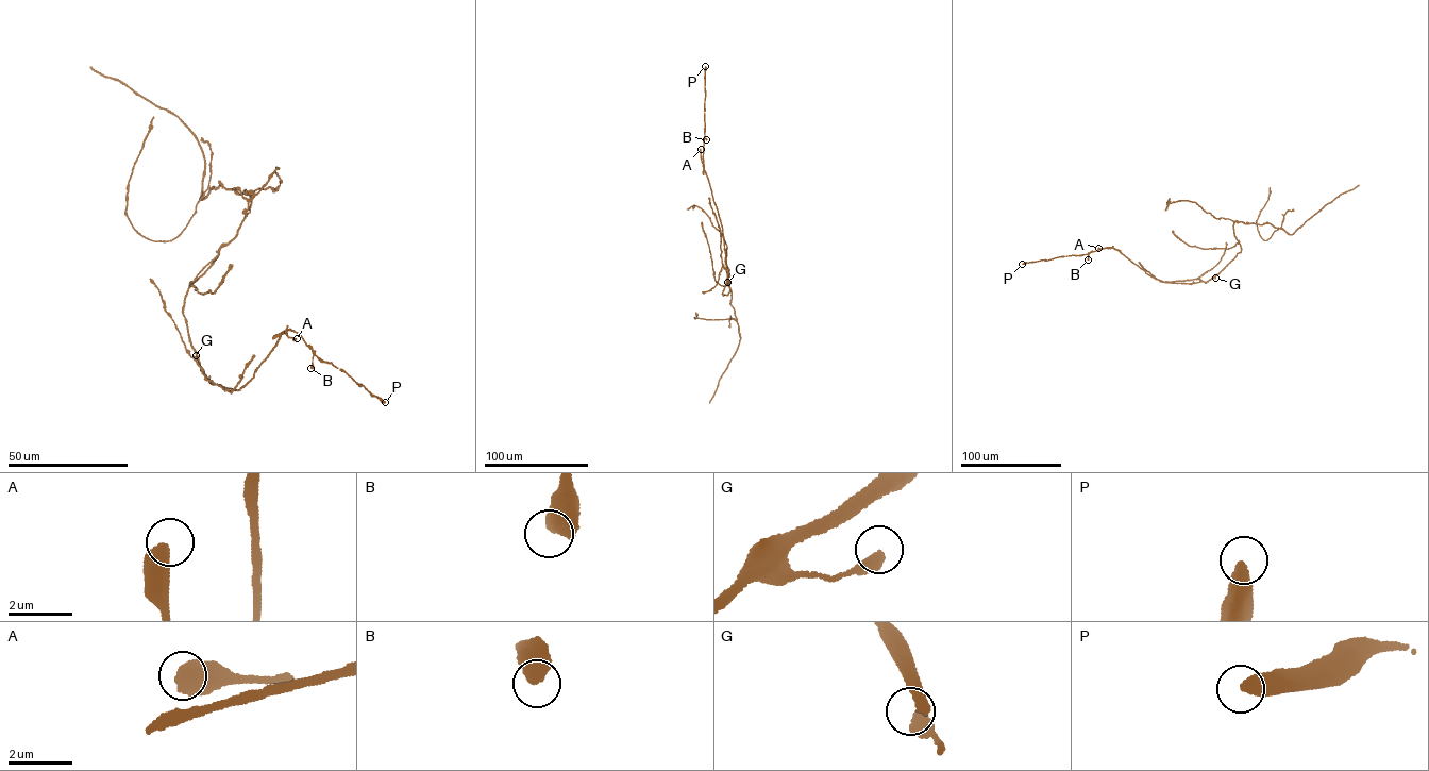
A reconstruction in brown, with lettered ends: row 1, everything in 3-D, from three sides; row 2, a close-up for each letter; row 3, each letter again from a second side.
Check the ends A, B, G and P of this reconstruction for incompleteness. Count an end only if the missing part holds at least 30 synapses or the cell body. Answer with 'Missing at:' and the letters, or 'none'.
Missing at: none

